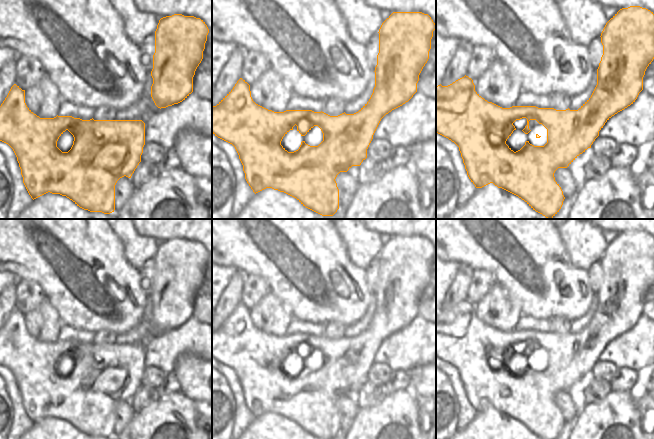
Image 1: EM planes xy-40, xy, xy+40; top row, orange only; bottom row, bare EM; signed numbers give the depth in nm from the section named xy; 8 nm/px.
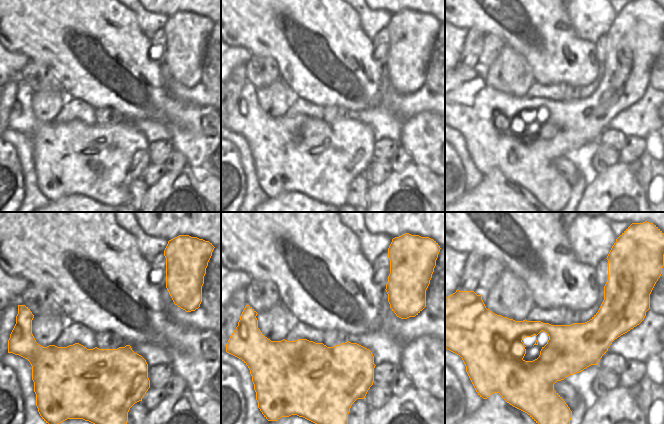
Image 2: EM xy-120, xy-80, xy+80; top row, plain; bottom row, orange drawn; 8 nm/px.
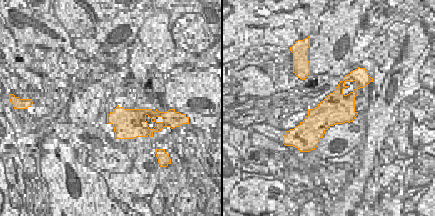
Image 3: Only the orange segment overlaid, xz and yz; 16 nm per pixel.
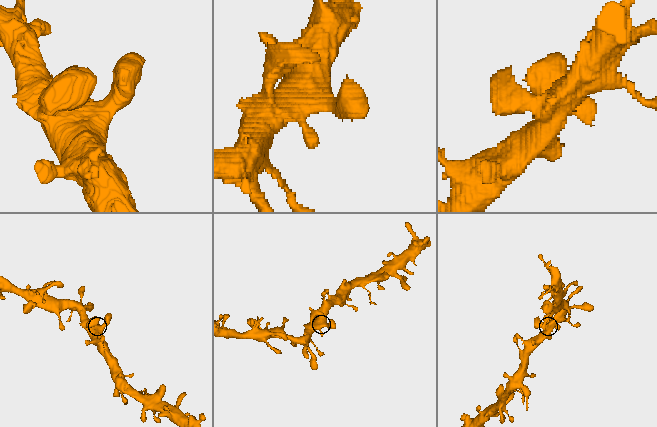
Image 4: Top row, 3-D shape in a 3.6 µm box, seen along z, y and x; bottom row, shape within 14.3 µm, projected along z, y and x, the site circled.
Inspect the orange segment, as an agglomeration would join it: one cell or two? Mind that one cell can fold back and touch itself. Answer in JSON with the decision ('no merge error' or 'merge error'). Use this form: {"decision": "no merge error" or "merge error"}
{"decision": "no merge error"}

